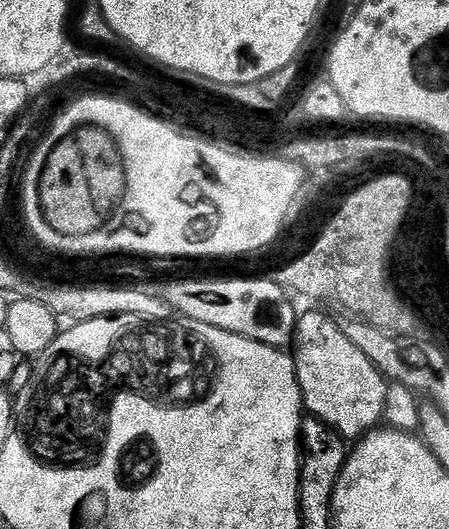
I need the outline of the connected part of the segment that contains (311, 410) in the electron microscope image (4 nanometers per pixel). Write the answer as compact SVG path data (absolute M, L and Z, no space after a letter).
M316 310L320 312L304 312L299 313L296 322L296 335L294 337L294 363L296 365L296 377L298 378L298 386L300 387L300 397L304 400L304 407L308 416L317 416L322 422L326 422L344 437L345 441L356 442L373 431L384 419L384 407L386 406L386 394L388 393L389 381L386 379L383 372L376 367L376 363L370 358L366 358L366 354L362 354L362 350L358 350L358 346L354 346L354 342L350 342L350 338L346 338L343 327L339 323L335 324L330 317L327 316L327 311Z

